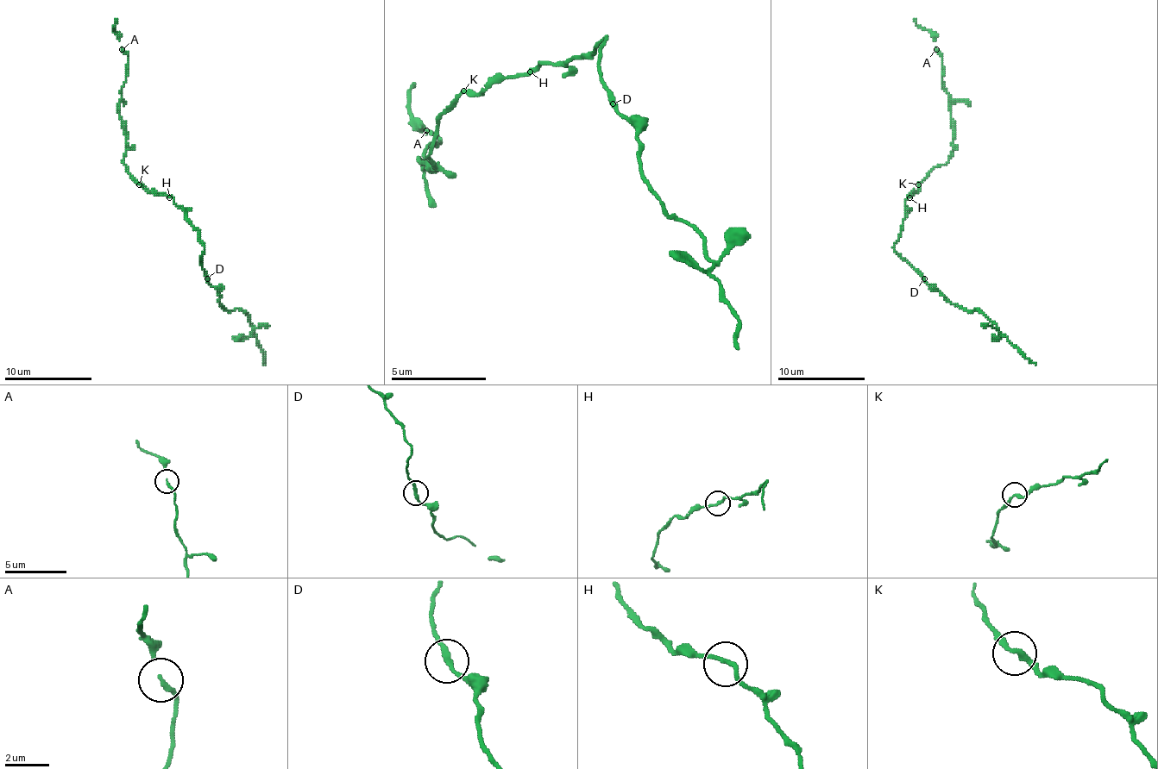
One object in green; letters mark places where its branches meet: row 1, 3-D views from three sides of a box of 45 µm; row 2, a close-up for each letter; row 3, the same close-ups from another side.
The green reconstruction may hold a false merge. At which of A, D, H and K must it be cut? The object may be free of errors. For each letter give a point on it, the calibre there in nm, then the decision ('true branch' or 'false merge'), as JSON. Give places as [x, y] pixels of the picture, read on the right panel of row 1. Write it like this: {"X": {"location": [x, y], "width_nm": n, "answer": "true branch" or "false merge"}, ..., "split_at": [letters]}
{"A": {"location": [936, 49], "width_nm": 140, "answer": "true branch"}, "D": {"location": [924, 278], "width_nm": 200, "answer": "true branch"}, "H": {"location": [909, 197], "width_nm": 190, "answer": "true branch"}, "K": {"location": [918, 184], "width_nm": 200, "answer": "true branch"}, "split_at": []}

